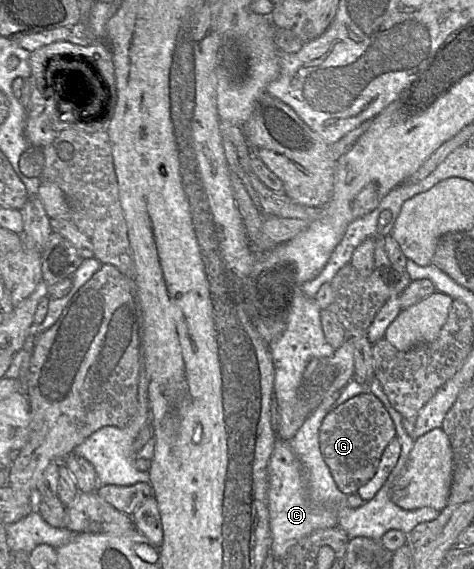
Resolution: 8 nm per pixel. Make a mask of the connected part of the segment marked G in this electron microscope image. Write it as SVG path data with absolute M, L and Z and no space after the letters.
M363 392L333 407L319 429L320 450L339 490L356 493L376 473L383 451L396 437L395 424L383 403L371 392Z

